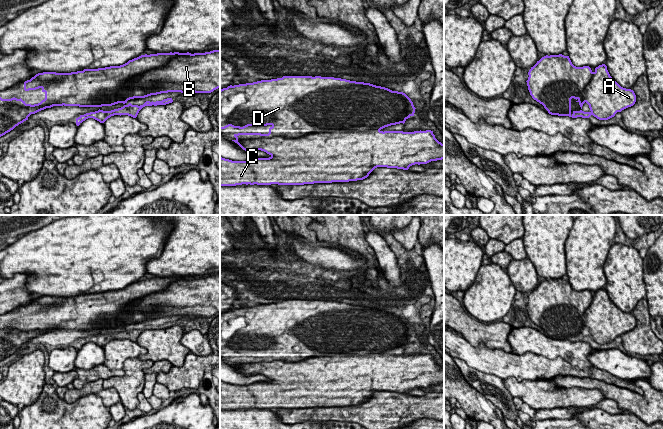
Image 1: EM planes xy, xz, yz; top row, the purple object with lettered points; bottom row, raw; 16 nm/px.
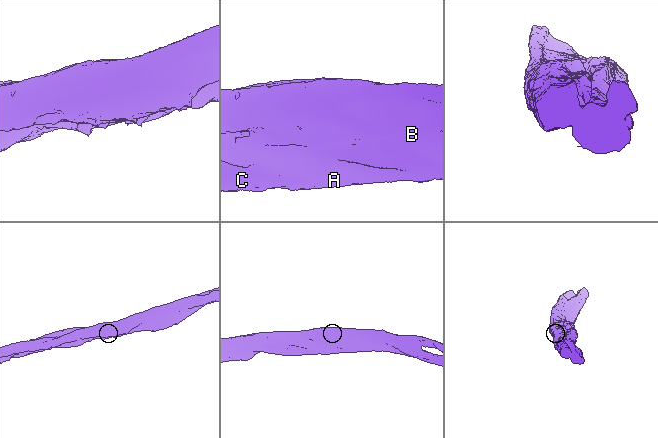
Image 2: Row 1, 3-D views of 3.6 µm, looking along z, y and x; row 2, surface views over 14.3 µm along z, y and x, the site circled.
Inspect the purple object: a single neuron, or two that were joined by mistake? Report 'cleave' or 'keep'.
cleave

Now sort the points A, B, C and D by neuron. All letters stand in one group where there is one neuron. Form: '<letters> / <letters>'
A B C / D

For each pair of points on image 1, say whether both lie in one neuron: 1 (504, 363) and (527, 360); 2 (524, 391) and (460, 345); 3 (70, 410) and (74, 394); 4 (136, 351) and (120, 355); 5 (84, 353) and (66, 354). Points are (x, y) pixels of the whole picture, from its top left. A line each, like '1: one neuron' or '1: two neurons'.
1: one neuron
2: two neurons
3: two neurons
4: one neuron
5: two neurons

